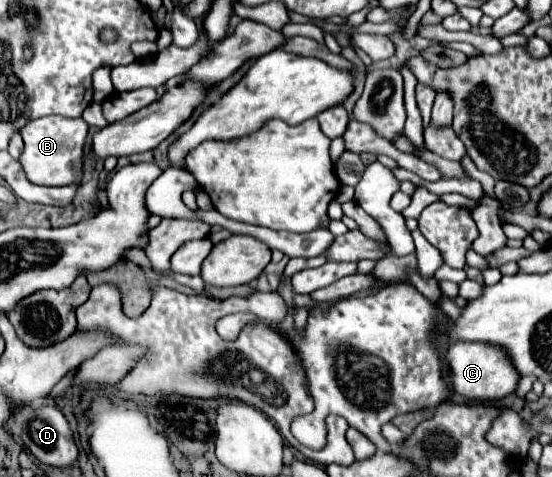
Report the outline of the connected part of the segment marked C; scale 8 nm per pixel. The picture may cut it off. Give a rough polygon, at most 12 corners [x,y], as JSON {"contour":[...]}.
{"contour":[[477,342],[445,354],[453,392],[475,402],[513,394],[501,350]]}

